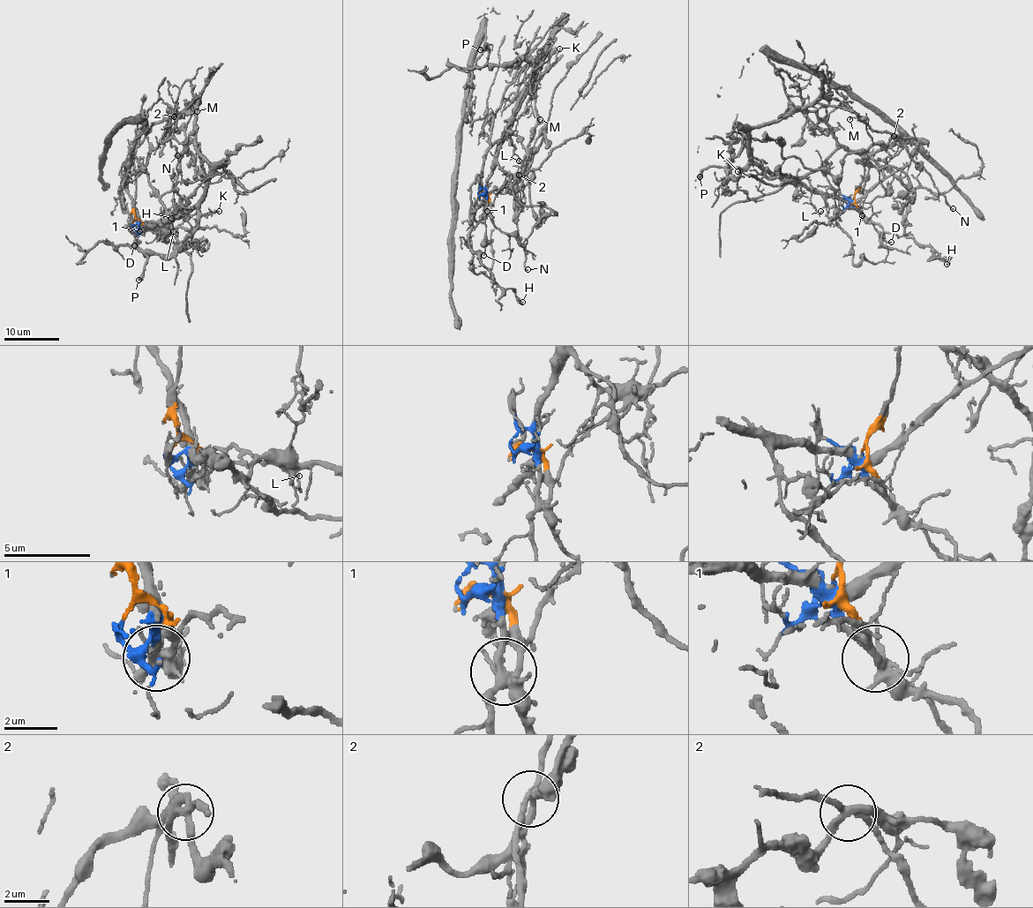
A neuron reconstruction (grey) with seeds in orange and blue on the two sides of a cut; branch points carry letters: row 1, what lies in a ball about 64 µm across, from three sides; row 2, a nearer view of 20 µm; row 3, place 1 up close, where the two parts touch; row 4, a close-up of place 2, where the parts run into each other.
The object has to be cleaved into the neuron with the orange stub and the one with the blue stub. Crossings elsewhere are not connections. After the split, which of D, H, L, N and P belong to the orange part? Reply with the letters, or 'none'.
H, L

